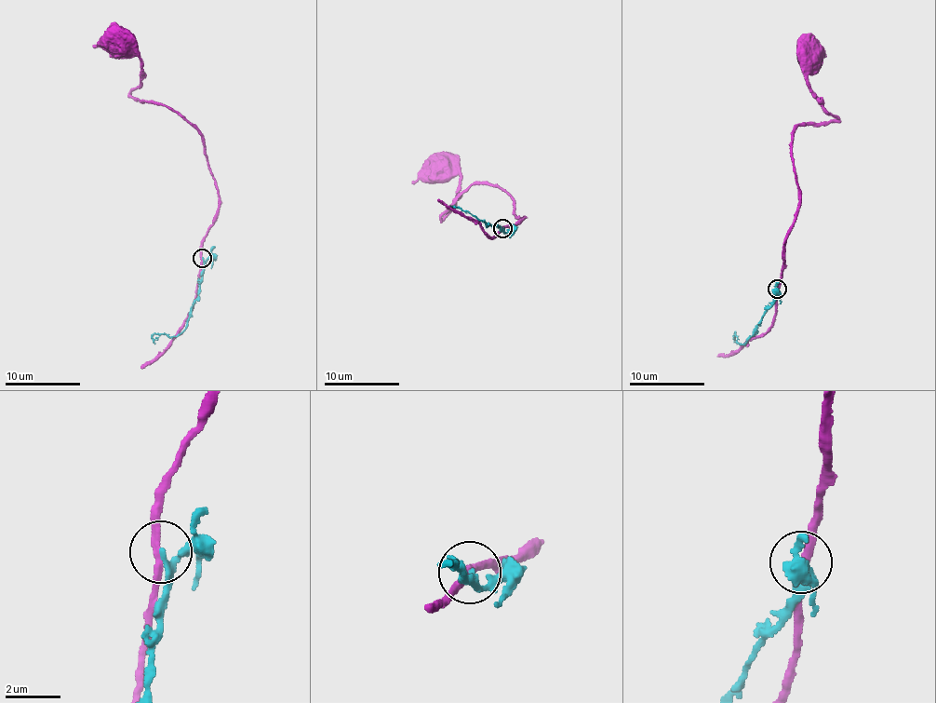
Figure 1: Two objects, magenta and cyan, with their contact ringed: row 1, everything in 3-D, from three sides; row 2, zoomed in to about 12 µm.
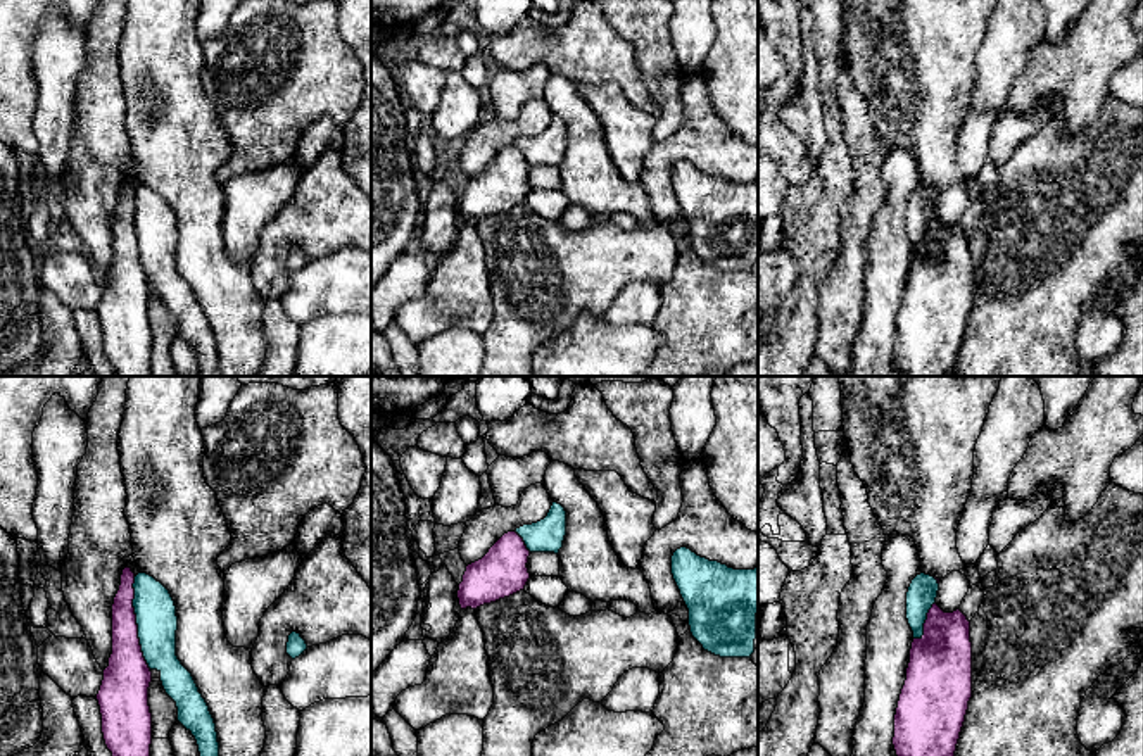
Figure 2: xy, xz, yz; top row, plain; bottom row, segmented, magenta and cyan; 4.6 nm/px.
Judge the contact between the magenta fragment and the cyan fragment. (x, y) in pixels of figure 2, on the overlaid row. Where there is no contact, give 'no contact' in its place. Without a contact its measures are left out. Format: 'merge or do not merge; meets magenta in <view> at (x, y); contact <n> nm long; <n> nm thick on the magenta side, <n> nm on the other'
do not merge; meets magenta in xy at (135, 623); contact 440 nm long; 200 nm thick on the magenta side, 190 nm on the other

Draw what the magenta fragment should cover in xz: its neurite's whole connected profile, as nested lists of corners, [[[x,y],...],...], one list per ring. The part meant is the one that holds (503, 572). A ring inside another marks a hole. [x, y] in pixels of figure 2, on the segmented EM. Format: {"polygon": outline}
{"polygon": [[[516,532],[504,533],[482,559],[466,566],[458,585],[461,609],[477,609],[523,590],[530,578],[528,556]]]}

